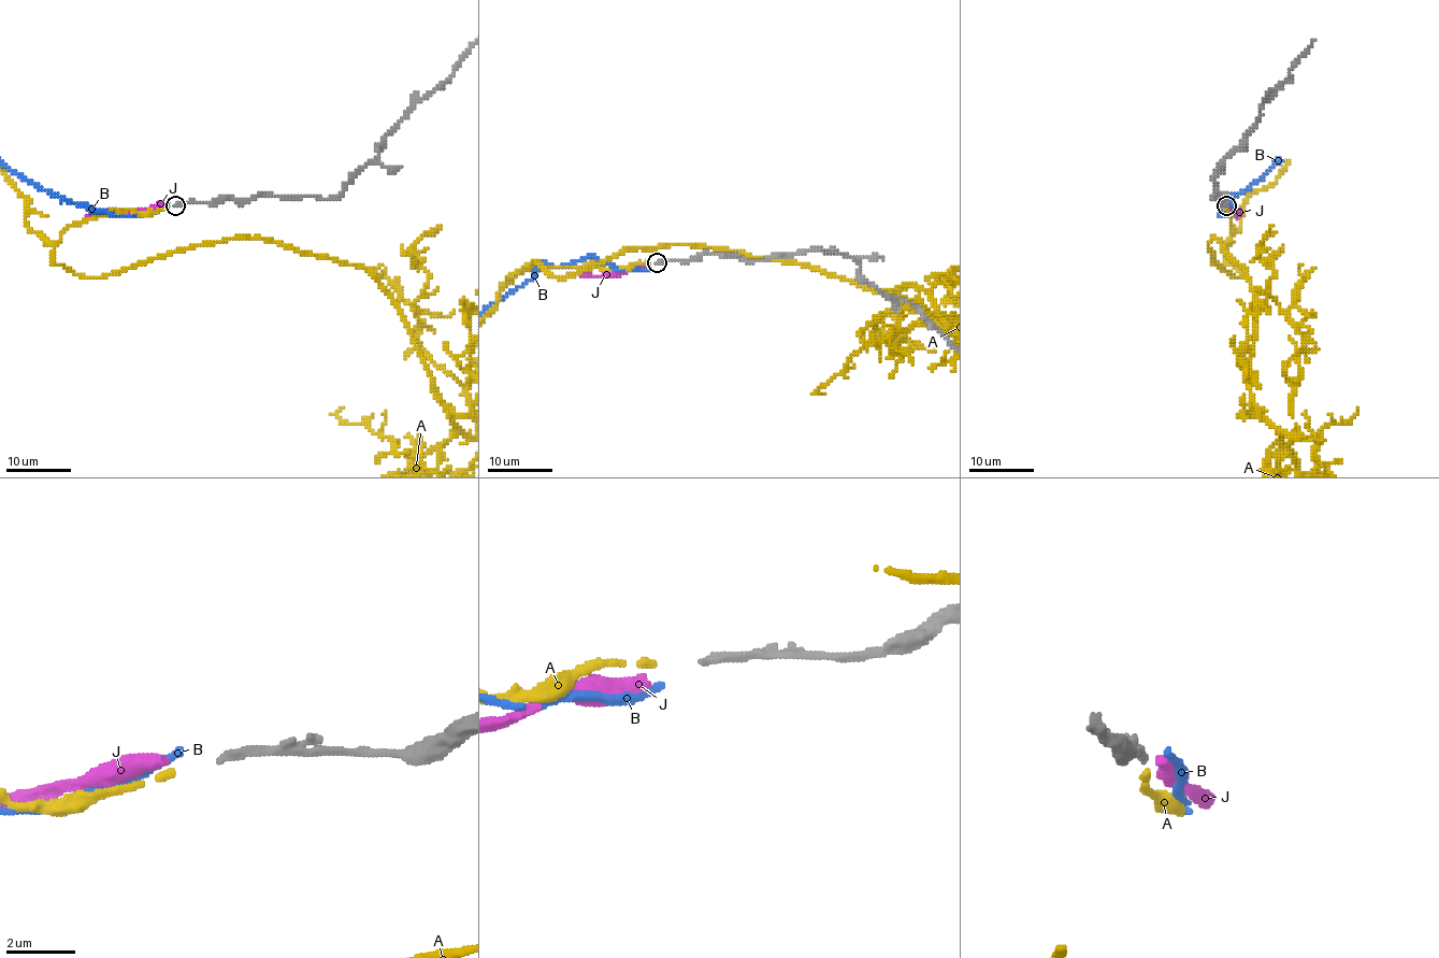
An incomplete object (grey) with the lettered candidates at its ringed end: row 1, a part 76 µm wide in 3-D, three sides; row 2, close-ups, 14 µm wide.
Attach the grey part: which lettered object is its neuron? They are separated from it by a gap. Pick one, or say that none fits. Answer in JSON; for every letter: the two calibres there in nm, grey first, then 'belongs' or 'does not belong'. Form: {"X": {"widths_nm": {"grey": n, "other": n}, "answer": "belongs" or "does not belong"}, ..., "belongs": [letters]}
{"A": {"widths_nm": {"grey": 240, "other": 180}, "answer": "belongs"}, "B": {"widths_nm": {"grey": 240, "other": 190}, "answer": "does not belong"}, "J": {"widths_nm": {"grey": 240, "other": 400}, "answer": "does not belong"}, "belongs": ["A"]}

